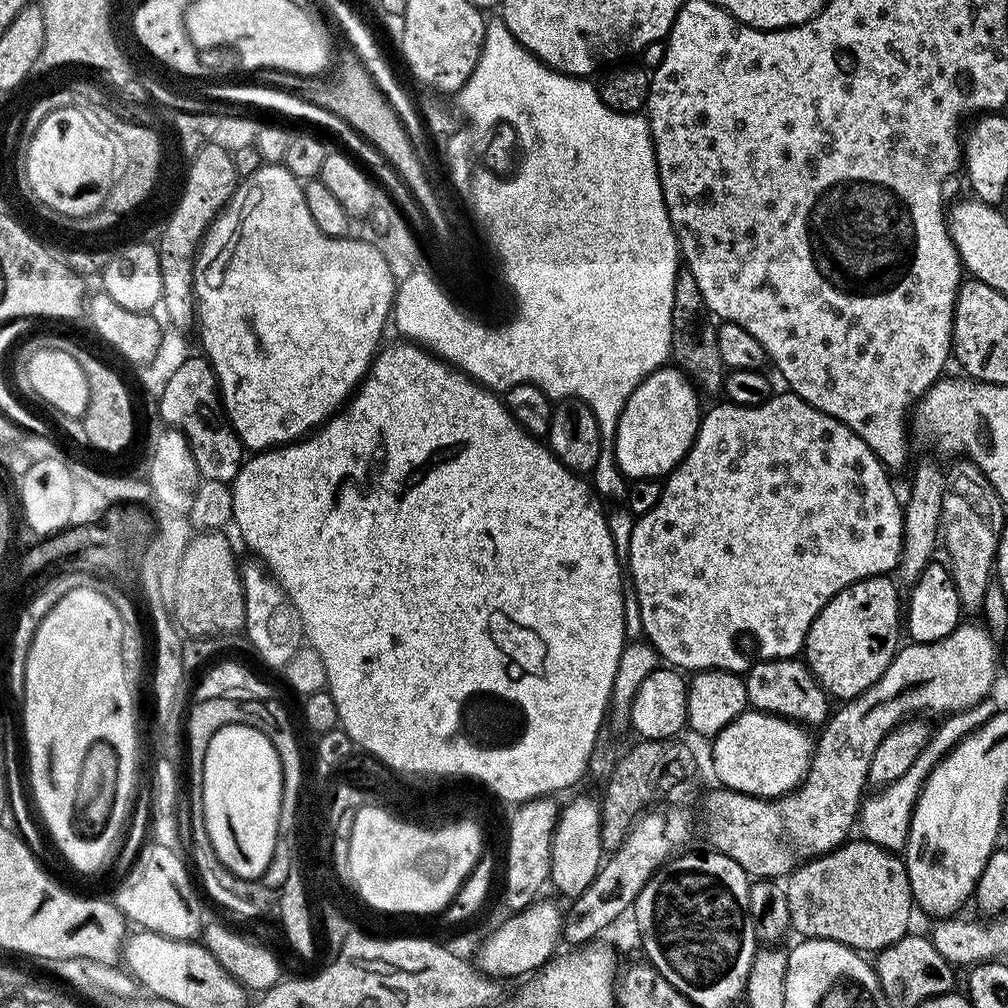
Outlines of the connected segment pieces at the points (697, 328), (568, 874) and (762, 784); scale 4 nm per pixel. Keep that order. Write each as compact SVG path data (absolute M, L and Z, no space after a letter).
M682 268L677 272L675 280L675 304L671 316L671 357L703 395L718 392L720 394L725 387L726 367L718 351L716 329L715 323L704 313L701 291L698 290L694 276L686 268Z
M576 796L568 805L560 808L560 819L556 822L550 850L550 884L567 898L581 896L586 886L594 882L605 859L606 849L600 837L600 803L597 797Z
M746 710L720 731L711 741L712 768L723 787L746 795L761 797L787 796L803 783L814 751L809 729L768 712Z

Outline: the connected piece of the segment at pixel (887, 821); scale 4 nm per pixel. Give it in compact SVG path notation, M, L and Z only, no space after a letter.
M989 697L983 702L961 712L953 712L947 715L936 730L929 735L928 742L922 753L914 760L912 766L906 774L902 774L895 783L888 785L885 789L877 791L874 797L867 797L861 804L858 817L858 830L863 839L874 842L875 845L882 846L891 852L900 852L907 847L909 826L912 821L912 812L915 808L916 800L928 780L929 774L944 760L945 756L956 748L970 733L981 728L990 717L995 716L1000 705L995 697Z

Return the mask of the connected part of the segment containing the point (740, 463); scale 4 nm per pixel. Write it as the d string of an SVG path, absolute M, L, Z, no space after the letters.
M784 390L781 396L772 394L758 405L723 403L714 405L709 412L707 409L701 415L696 441L684 459L668 473L655 506L635 521L626 551L626 572L637 592L643 639L652 645L657 657L665 665L688 674L705 672L711 668L744 674L753 664L762 660L791 660L799 657L806 634L822 606L826 606L830 598L854 582L895 573L902 554L904 510L901 497L896 497L888 481L889 469L877 458L874 450L870 450L870 446L866 446L866 442L854 434L854 430L808 404L791 390Z

